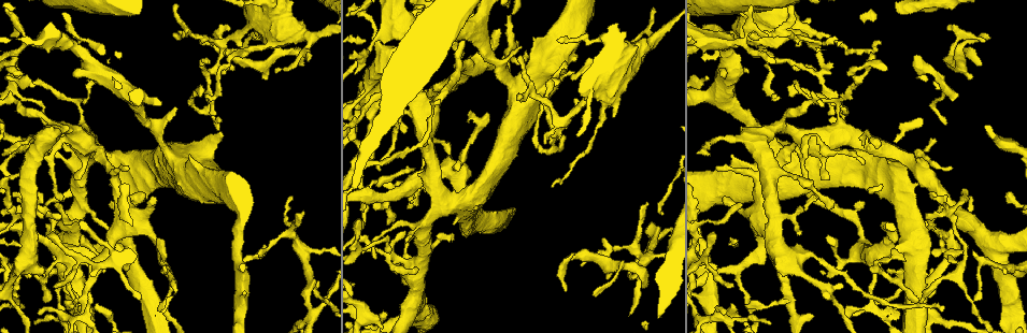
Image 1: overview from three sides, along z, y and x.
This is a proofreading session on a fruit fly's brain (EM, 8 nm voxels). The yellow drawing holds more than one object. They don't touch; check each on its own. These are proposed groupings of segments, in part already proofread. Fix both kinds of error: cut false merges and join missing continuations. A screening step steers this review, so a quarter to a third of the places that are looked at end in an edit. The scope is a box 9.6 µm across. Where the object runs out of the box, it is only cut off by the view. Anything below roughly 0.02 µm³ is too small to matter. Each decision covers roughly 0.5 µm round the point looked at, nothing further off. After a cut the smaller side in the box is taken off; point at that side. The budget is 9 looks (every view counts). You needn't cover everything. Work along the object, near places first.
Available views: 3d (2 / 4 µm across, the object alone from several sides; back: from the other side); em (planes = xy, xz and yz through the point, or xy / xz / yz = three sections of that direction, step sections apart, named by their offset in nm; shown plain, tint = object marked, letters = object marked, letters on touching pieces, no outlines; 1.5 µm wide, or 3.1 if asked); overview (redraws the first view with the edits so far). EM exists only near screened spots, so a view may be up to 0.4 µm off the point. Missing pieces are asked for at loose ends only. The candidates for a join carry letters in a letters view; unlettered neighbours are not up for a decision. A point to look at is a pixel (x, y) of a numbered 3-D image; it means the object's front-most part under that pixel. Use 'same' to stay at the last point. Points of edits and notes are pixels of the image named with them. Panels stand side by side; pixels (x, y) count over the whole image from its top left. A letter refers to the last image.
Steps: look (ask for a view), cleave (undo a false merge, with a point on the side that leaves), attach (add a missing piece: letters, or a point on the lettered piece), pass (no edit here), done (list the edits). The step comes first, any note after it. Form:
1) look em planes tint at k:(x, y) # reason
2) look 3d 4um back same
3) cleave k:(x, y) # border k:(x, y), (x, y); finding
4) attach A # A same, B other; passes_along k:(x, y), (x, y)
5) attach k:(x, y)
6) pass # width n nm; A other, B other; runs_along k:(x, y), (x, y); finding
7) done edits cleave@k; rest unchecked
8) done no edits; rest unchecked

look 3d 2um at 1:(426, 7) # a narrow waist

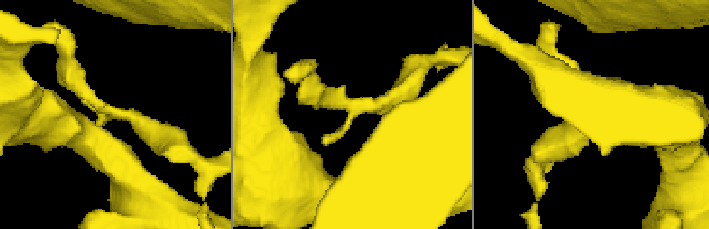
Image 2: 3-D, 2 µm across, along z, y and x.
look em planes plain at 2:(100, 112) # arms 3; arm_widths 170, 200, 320 nm

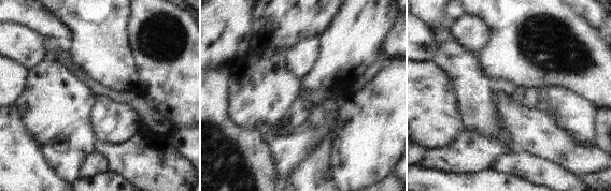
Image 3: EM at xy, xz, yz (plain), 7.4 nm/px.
look em planes letters same # what lies round it

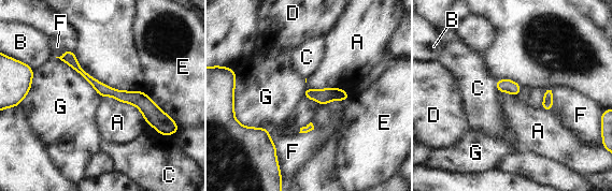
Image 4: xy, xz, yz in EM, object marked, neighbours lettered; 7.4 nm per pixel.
pass # width 90 nm; A other, B other, C other, D other, E other, F other, G other; border 4:(101, 96), (133, 104), (147, 123); continuous, no second cell

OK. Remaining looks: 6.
look em planes letters at 1:(718, 166) # tapers out

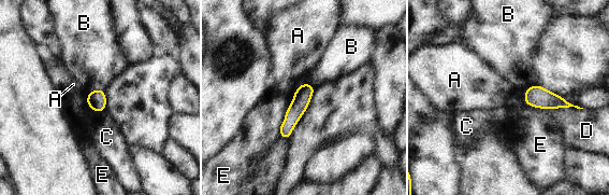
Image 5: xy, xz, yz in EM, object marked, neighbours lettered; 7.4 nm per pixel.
pass # A other, B other, C other, D other, E other; runs_along 5:(306, 86), (287, 126), (287, 136); none of them fits

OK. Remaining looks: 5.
look 3d 2um at 1:(553, 187) # tapers out

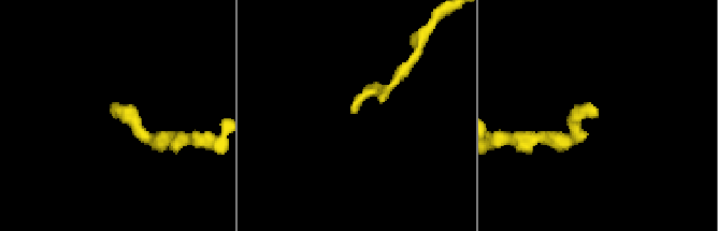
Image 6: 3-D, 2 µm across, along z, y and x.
look em planes letters at 6:(114, 105) # need the tissue

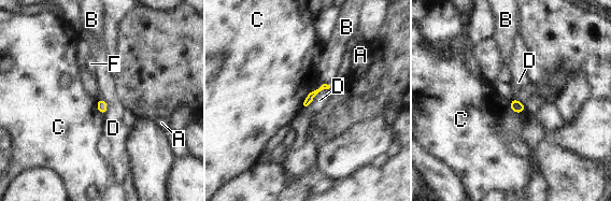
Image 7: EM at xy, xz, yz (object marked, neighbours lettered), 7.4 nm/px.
pass # A other, B other, C other, D other, F other; border 7:(328, 88), (322, 89), (303, 105); none of them fits

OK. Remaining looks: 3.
look em planes letters at 1:(247, 36) # thin end

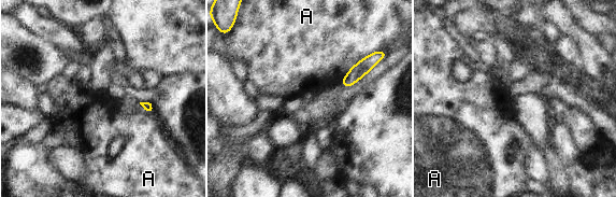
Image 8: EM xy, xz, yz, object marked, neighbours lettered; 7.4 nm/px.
pass # longest_contact A 400 nm; A other; none of them fits

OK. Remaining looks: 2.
done no edits; rest unchecked

